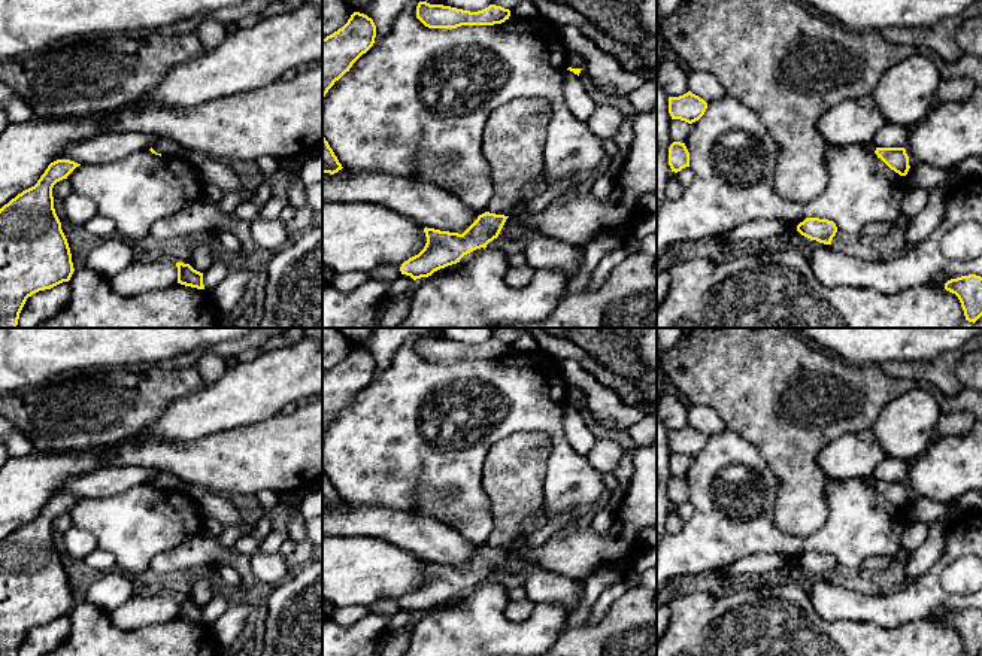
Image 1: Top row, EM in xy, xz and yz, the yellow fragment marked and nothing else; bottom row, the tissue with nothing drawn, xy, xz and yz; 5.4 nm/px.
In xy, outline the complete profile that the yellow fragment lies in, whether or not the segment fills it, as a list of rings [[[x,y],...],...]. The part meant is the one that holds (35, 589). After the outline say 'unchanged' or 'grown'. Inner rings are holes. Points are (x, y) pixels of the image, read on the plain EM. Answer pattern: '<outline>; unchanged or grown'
[[[70,493],[51,496],[34,520],[0,543],[0,656],[18,656],[28,631],[70,614],[75,602],[54,543],[52,522],[79,499]]]; unchanged

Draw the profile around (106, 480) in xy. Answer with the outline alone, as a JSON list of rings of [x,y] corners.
[[[137,465],[100,467],[69,479],[60,493],[70,493],[78,498],[119,495],[134,486],[151,483],[161,473],[160,470]]]

